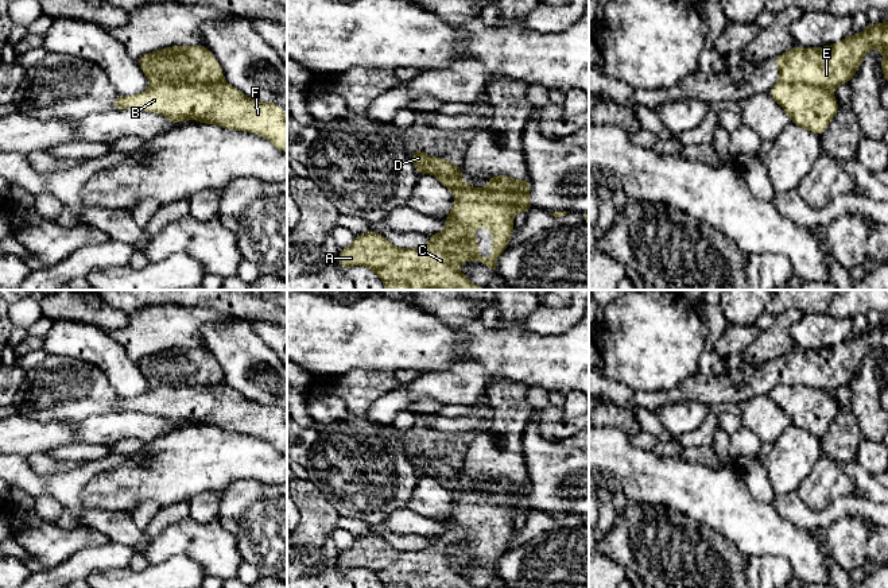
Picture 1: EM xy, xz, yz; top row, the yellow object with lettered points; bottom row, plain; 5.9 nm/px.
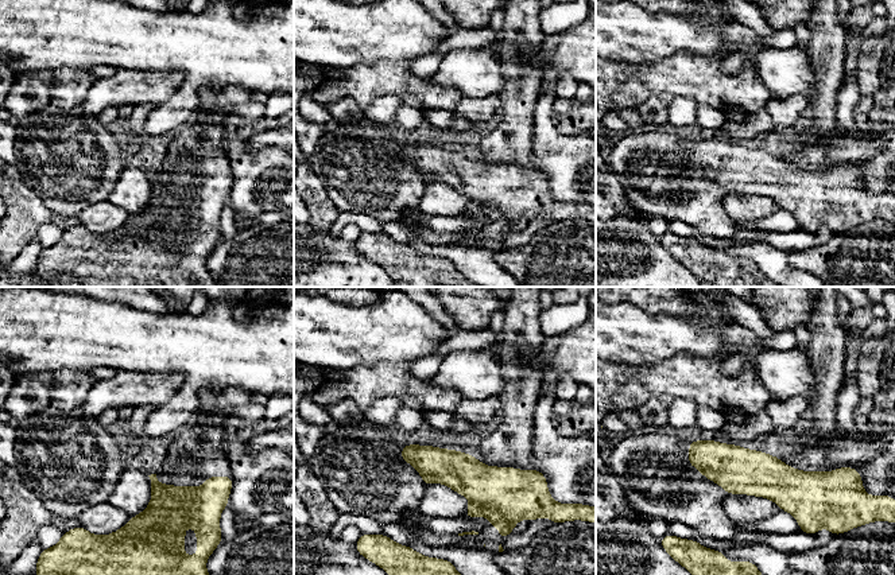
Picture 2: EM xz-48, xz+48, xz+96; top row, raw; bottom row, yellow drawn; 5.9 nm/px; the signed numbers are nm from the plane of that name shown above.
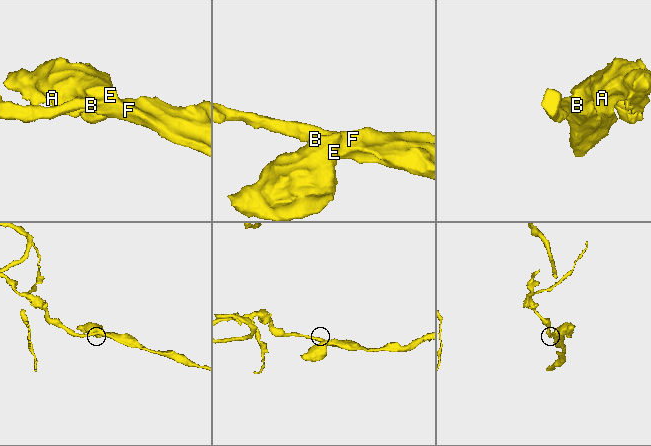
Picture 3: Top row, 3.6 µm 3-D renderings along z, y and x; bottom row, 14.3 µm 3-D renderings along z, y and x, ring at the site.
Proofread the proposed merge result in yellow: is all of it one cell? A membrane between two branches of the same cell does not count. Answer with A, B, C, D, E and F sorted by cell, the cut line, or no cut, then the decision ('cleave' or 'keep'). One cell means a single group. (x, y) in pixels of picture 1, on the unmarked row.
A C E / B D F; cut in xy along (223, 380), (216, 383), (151, 385); cleave

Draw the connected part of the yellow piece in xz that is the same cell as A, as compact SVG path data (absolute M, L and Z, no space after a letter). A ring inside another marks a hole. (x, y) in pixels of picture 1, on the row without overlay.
M478 492L478 495L480 498L477 500L464 500L455 496L450 517L442 521L446 526L446 531L435 537L427 537L430 541L427 548L422 550L399 550L391 546L383 537L369 533L357 537L349 549L338 553L338 568L341 570L354 568L368 569L376 575L384 588L477 588L470 585L469 581L458 573L459 568L468 562L478 562L481 566L496 572L496 561L508 550L508 542L516 534L513 529L515 512L512 507L509 504L499 506L481 492ZM474 530L492 531L490 560L478 557L478 538L470 535Z

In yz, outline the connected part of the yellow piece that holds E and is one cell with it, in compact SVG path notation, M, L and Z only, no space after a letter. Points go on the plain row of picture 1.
M888 322L868 329L856 337L848 337L845 341L823 349L791 349L778 357L772 364L779 370L779 383L804 384L807 387L821 388L826 392L835 392L841 386L849 386L862 365L868 353L880 351L884 353L881 360L883 380L888 384Z

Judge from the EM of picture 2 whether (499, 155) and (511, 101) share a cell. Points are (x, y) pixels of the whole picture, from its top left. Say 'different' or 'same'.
same

